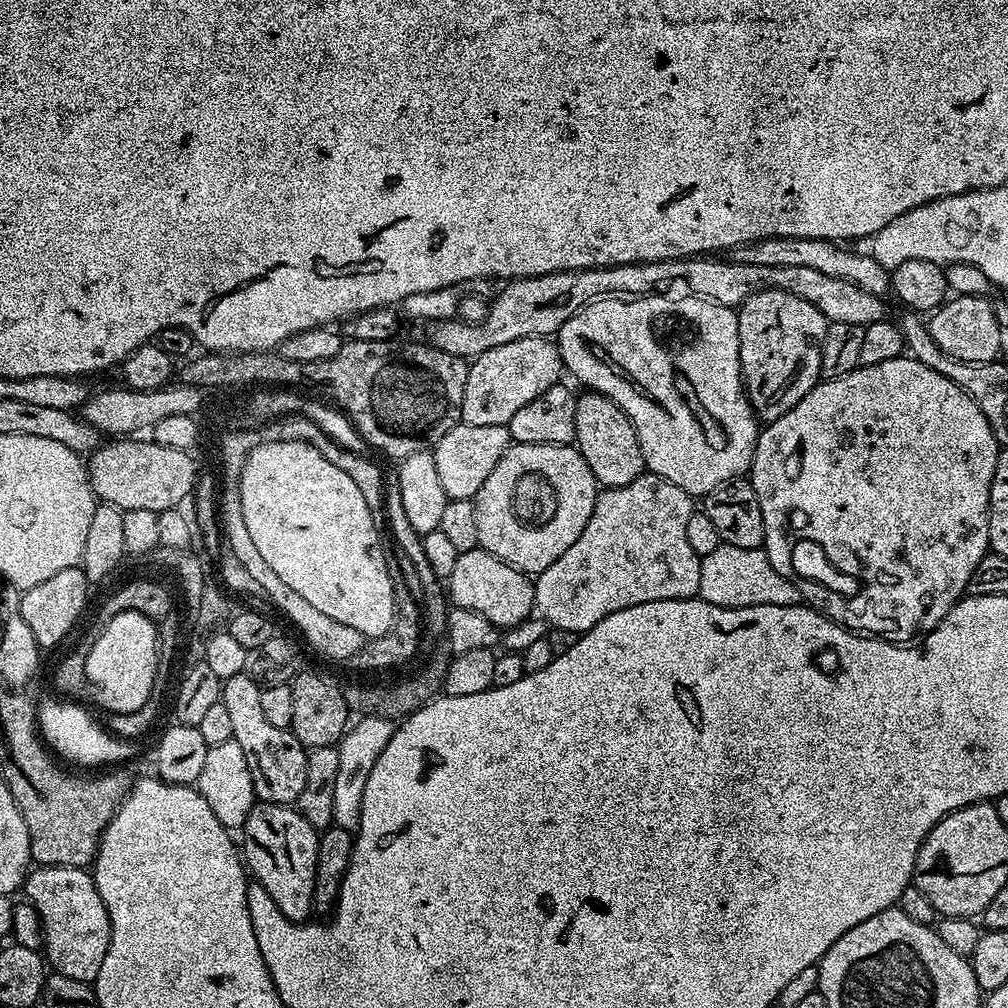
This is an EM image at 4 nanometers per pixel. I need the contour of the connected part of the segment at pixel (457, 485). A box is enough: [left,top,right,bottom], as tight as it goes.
[431,423,510,500]

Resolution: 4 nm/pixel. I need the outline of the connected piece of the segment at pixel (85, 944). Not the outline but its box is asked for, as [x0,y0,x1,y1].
[23,866,110,984]

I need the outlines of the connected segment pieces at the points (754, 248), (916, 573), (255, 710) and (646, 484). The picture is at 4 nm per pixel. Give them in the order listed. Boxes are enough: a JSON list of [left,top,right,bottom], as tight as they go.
[[730,236,890,297],[750,354,1002,642],[220,672,308,805],[535,471,702,634]]

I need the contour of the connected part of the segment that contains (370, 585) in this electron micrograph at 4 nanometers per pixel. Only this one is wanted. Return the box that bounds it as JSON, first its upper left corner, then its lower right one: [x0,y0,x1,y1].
[238,438,397,638]

